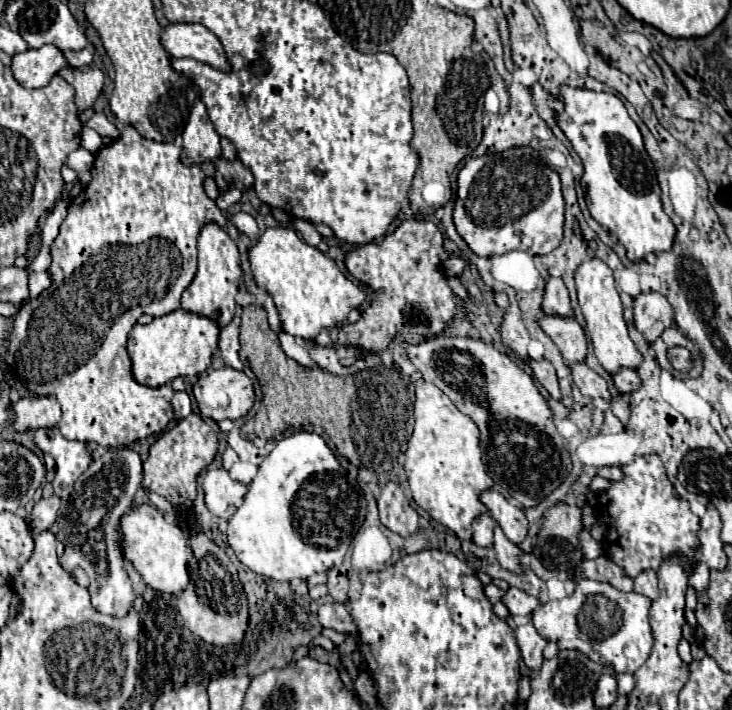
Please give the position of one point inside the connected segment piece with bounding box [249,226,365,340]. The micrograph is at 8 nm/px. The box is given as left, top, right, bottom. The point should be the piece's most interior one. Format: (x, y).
(311, 294)

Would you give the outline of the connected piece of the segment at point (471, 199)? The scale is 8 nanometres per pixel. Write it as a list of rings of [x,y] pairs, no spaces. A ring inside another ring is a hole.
[[[517,146],[501,154],[471,158],[461,168],[457,184],[455,226],[477,256],[491,258],[511,250],[529,250],[543,256],[561,244],[565,222],[561,180],[555,170],[545,166],[539,150]],[[523,236],[531,242],[523,242]]]

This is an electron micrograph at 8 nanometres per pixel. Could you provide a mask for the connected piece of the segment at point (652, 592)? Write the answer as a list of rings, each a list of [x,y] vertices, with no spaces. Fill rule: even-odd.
[[[643,570],[641,574],[637,574],[635,578],[635,592],[649,596],[651,600],[655,600],[659,596],[659,588],[657,588],[657,572],[655,570]]]

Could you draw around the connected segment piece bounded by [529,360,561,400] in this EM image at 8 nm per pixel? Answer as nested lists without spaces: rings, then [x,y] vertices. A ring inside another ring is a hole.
[[[531,360],[529,368],[533,372],[533,378],[551,394],[551,398],[561,400],[557,374],[555,374],[555,368],[551,366],[551,362],[547,362],[547,360]]]

